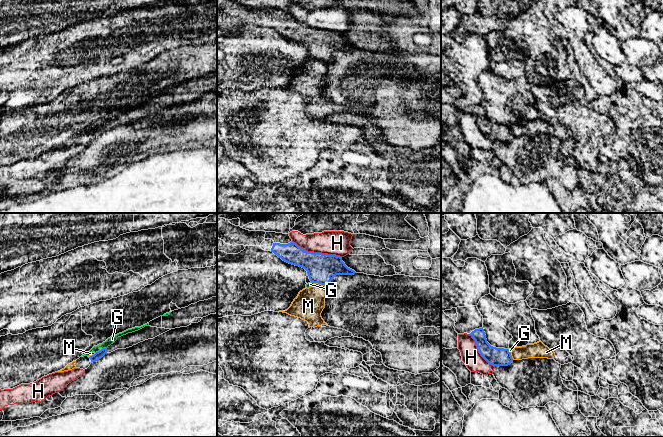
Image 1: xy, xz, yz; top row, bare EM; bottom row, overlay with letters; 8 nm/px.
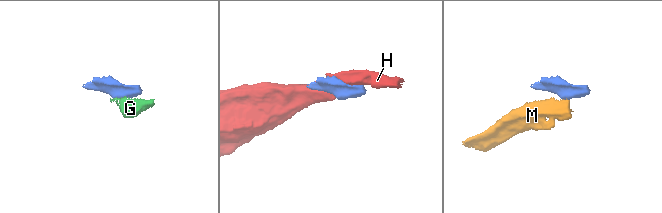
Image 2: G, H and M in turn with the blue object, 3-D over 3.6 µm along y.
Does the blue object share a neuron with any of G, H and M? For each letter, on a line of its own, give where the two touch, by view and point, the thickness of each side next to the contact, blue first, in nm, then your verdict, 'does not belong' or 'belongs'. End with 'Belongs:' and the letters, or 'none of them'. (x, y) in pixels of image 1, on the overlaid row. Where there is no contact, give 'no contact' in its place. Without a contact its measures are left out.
G: xy (98, 351) | 70/60 nm | does not belong
H: xz (317, 253) | 240/190 nm | does not belong
M: xz (320, 283) | 240/240 nm | does not belong
Belongs: none of them

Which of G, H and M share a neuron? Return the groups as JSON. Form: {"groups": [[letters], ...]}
{"groups": [["G", "M"], ["H"]]}

